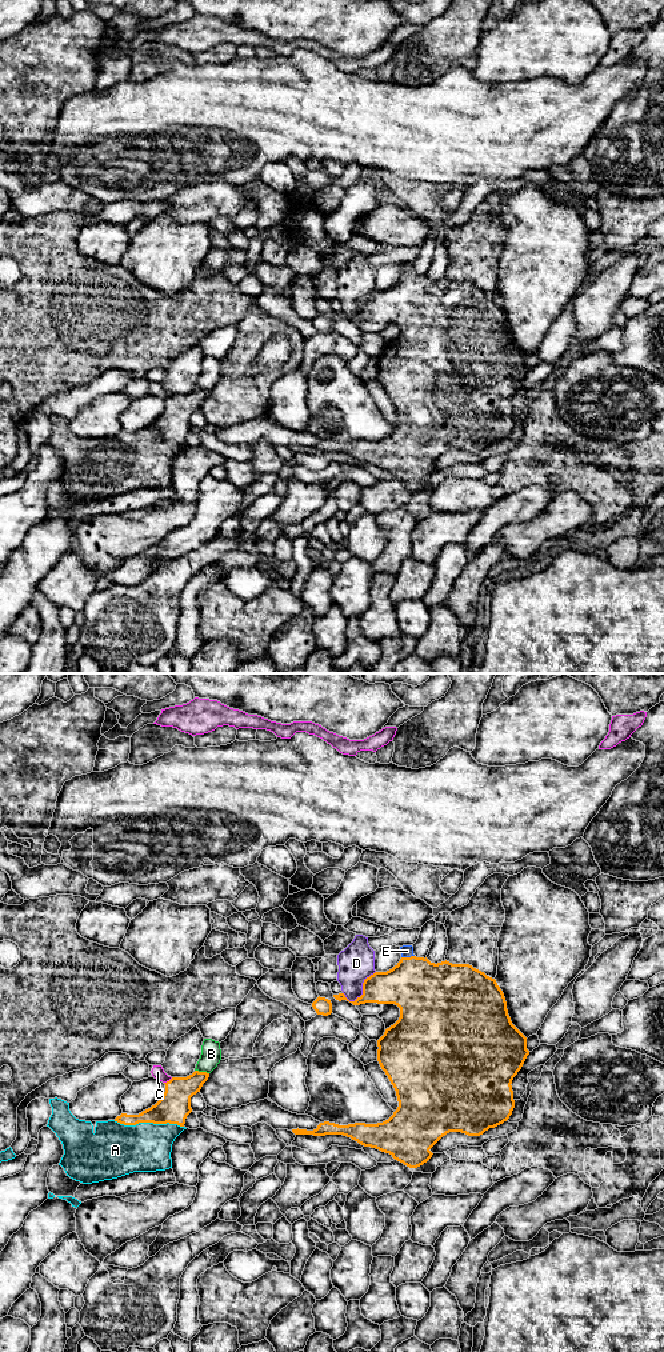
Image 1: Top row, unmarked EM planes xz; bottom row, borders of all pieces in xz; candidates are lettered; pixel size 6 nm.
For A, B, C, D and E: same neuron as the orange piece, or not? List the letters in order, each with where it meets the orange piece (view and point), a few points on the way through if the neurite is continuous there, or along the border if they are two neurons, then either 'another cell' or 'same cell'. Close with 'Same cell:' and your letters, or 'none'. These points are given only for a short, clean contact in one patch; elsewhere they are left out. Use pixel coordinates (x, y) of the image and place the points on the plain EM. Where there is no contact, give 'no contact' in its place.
A: meets orange in xz at (148, 439); same cell
B: meets orange in xz at (202, 390); another cell
C: meets orange in xz at (170, 398); border along xz (172, 395), (164, 400); another cell
D: meets orange in xz at (363, 308); border along xz (375, 288), (364, 298), (359, 314), (354, 318), (344, 314); another cell
E: meets orange in xz at (407, 275); runs through xz (427, 311), (415, 299), (407, 275), (407, 268); same cell
Same cell: A, E

